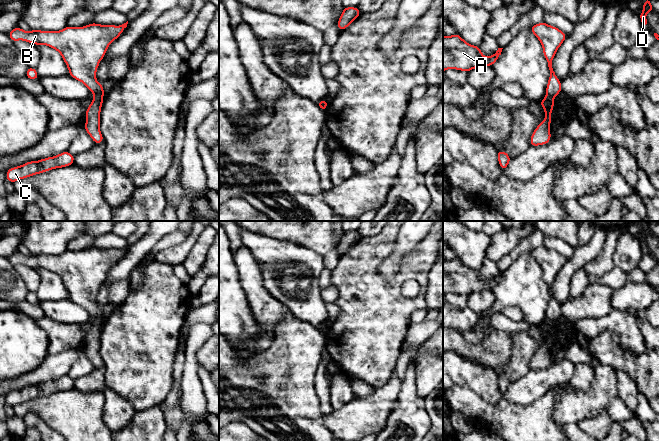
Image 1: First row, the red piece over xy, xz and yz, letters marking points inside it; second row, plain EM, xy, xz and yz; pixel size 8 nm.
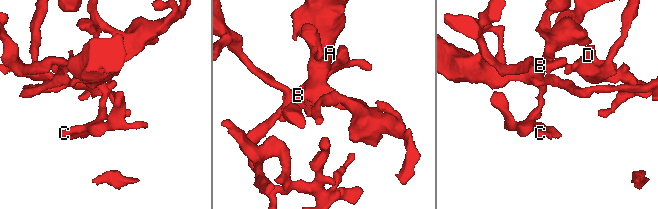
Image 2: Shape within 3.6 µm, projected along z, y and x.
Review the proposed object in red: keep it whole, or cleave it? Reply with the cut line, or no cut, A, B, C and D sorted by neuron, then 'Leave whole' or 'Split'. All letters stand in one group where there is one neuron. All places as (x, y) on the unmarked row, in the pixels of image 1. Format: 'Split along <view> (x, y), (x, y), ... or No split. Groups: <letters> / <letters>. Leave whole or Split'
Split along xy (95, 318), (102, 319). Groups: A B D / C. Split

